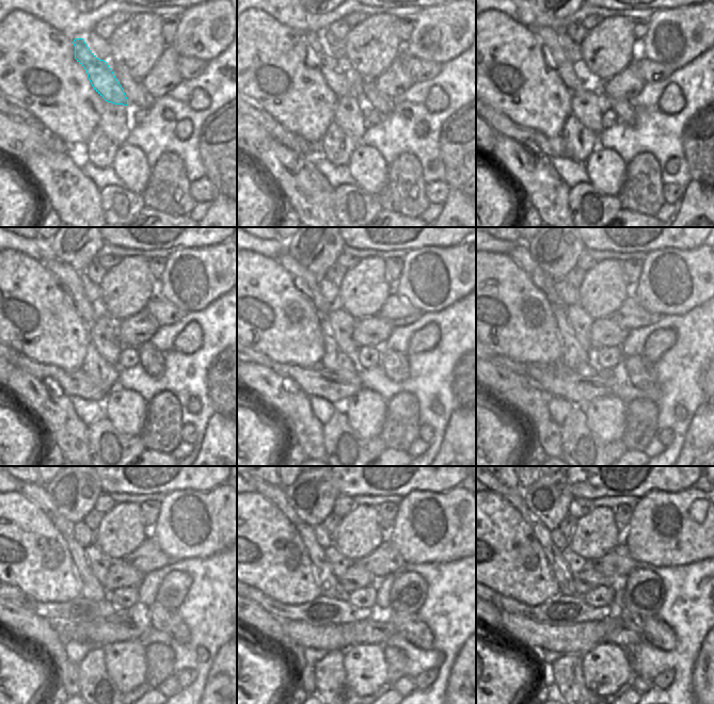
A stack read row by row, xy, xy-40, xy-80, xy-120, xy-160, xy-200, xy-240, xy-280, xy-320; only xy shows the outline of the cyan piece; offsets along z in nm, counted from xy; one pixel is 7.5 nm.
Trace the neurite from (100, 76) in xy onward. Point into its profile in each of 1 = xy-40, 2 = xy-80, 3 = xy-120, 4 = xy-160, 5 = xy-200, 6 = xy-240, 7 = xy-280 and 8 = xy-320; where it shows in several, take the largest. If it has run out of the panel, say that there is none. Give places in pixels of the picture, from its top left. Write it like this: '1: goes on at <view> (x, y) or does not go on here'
1: goes on at xy-40 (339, 79)
2: goes on at xy-80 (573, 78)
3: goes on at xy-120 (69, 280)
4: goes on at xy-160 (305, 282)
5: goes on at xy-200 (521, 256)
6: goes on at xy-240 (36, 493)
7: goes on at xy-280 (275, 494)
8: goes on at xy-320 (514, 496)

